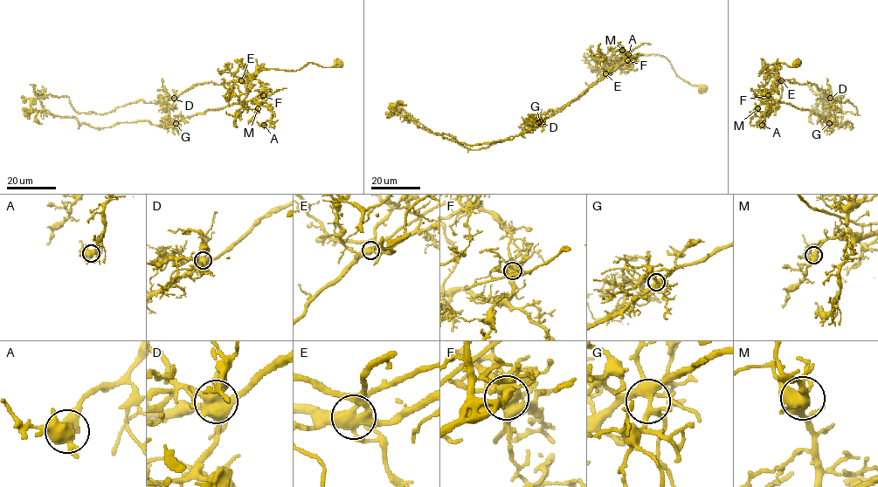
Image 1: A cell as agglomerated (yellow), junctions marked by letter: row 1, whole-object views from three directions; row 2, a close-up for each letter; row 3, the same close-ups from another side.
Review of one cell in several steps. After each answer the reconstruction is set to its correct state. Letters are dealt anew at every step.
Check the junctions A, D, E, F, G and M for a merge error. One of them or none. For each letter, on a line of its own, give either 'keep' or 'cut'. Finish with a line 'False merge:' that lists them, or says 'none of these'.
A: keep
D: keep
E: keep
F: cut
G: keep
M: keep
False merge: F

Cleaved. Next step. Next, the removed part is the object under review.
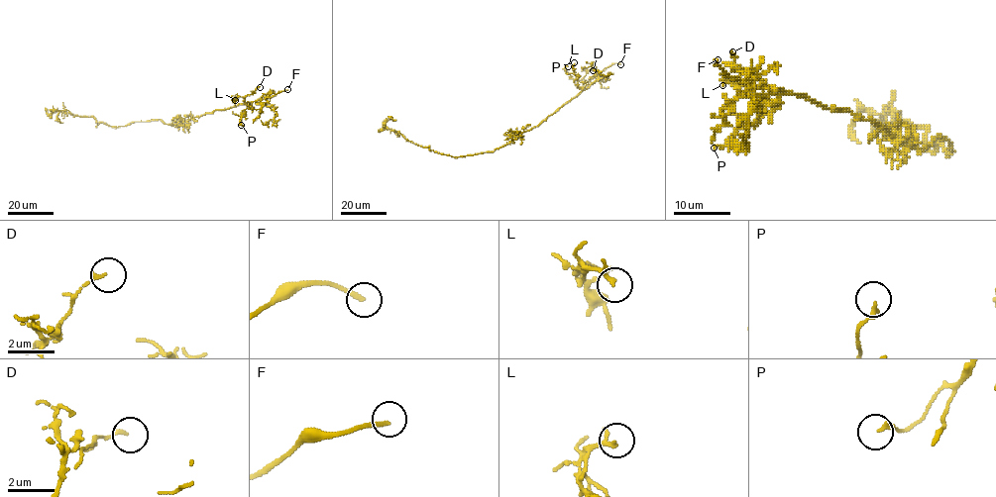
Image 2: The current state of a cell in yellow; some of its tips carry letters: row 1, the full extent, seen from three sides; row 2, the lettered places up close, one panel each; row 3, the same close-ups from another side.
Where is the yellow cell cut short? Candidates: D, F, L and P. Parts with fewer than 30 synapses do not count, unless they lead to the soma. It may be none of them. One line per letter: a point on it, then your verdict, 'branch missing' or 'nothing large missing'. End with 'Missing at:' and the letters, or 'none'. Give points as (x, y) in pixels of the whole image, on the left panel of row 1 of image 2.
D: place (260, 87); nothing large missing
F: place (287, 89); branch missing
L: place (235, 100); nothing large missing
P: place (241, 125); nothing large missing
Missing at: F

